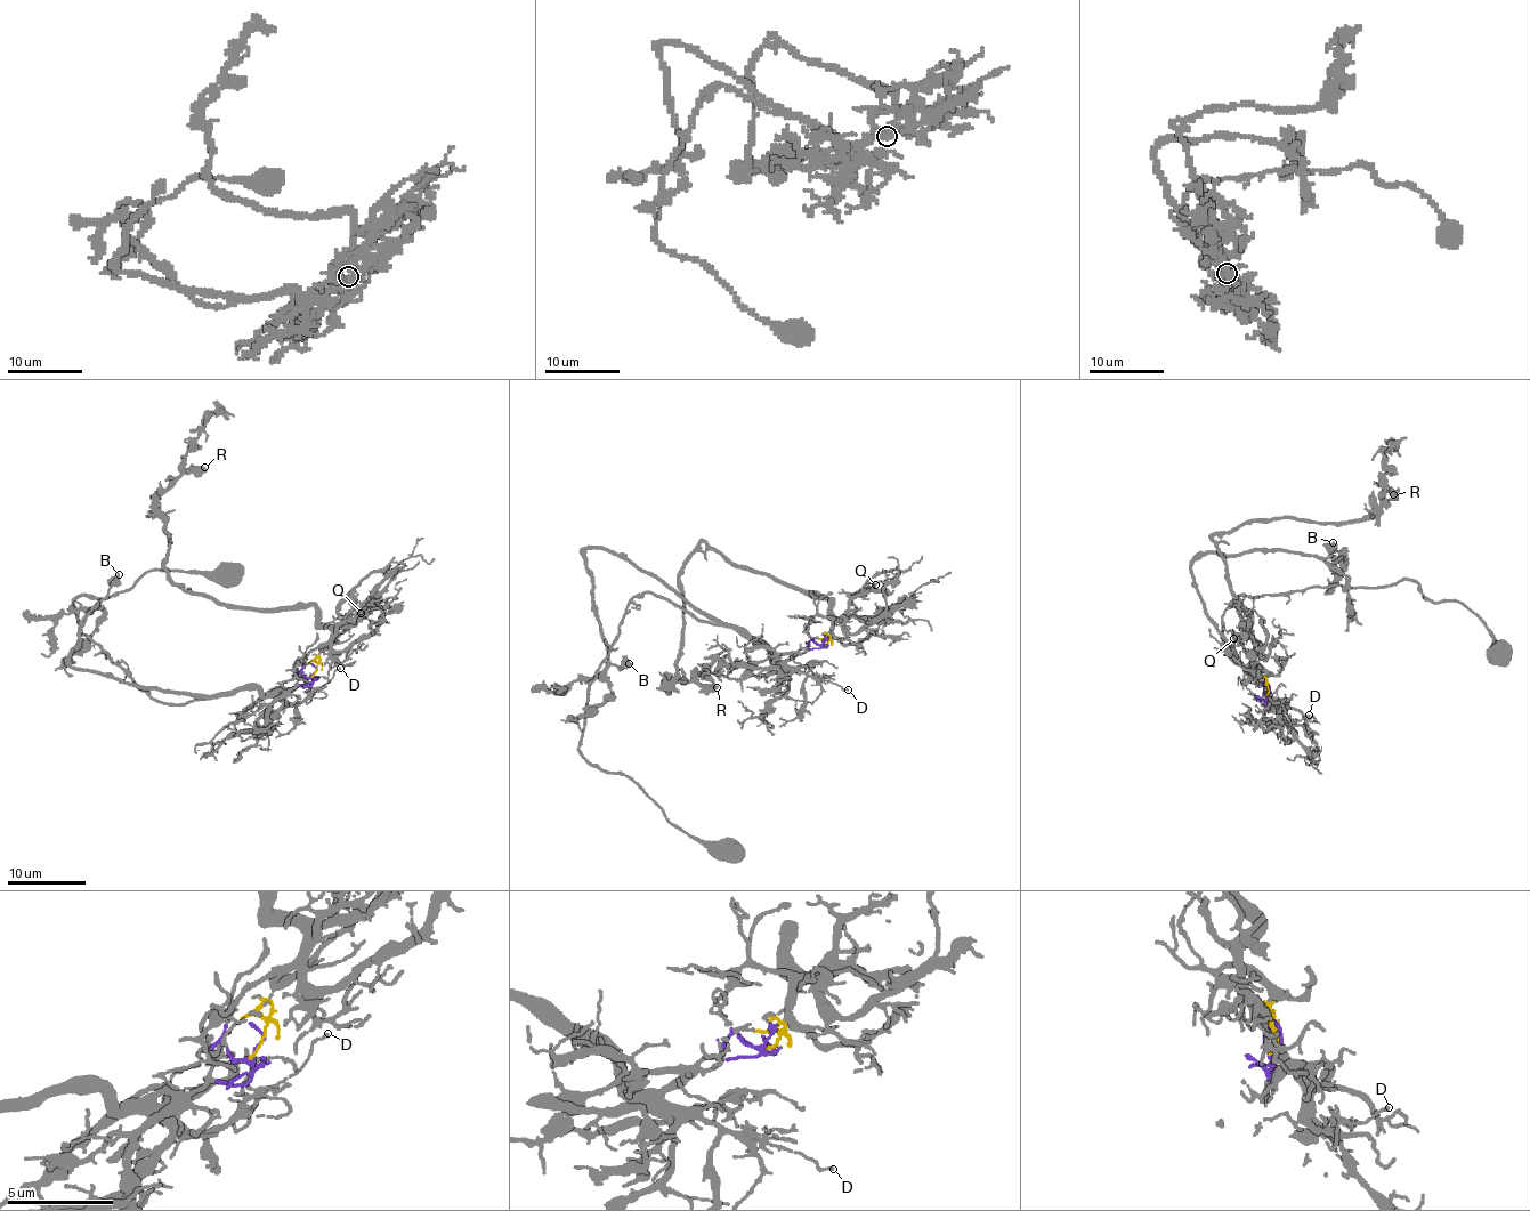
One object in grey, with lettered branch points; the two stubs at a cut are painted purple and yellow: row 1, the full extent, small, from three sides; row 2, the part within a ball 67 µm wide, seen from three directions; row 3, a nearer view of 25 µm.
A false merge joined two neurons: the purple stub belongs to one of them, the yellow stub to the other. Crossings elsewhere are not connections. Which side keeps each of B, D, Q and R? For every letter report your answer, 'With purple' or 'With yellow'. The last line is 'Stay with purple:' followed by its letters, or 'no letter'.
B: With purple
D: With purple
Q: With yellow
R: With yellow
Stay with purple: B, D

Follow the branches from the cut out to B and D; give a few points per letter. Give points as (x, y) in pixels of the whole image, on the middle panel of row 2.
B: (824, 647), (774, 660), (654, 575), (589, 549), (609, 660), (630, 663)
D: (824, 647), (800, 648), (785, 662), (800, 672), (848, 688)

